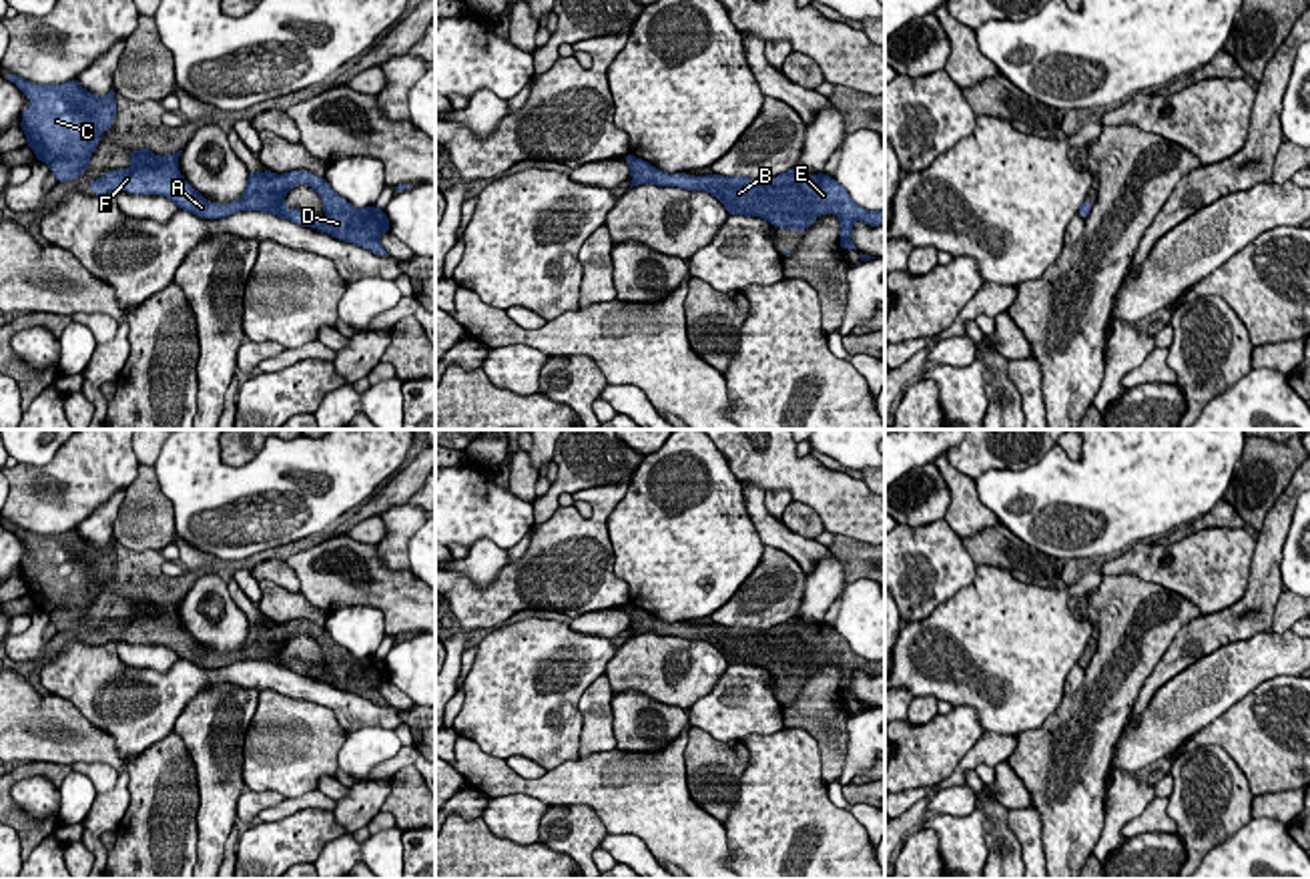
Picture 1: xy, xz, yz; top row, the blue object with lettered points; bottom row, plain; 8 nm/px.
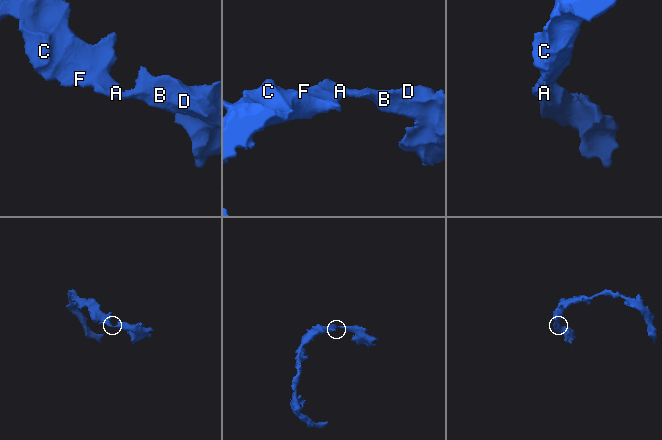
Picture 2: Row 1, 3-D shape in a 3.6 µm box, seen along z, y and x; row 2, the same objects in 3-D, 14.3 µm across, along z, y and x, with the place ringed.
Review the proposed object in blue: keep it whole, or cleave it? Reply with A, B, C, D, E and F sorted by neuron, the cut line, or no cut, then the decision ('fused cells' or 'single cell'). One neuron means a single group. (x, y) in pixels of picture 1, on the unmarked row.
groups A B C D E F; cut none; single cell

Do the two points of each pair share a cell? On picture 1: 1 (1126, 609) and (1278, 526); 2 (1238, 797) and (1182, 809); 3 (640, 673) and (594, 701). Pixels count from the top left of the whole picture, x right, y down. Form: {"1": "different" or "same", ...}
{"1": "different", "2": "same", "3": "different"}

